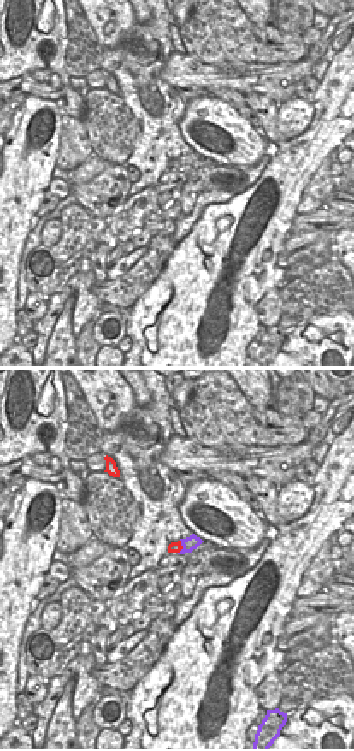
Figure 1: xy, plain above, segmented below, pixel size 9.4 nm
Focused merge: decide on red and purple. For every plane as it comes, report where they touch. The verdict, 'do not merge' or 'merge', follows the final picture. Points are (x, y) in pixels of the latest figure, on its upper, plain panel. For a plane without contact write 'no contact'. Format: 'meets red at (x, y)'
meets red at (182, 163)

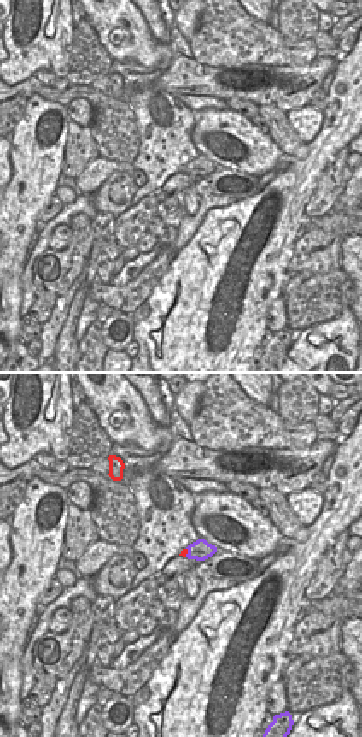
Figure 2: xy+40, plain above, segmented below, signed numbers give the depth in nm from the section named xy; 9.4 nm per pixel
meets red at (186, 170)

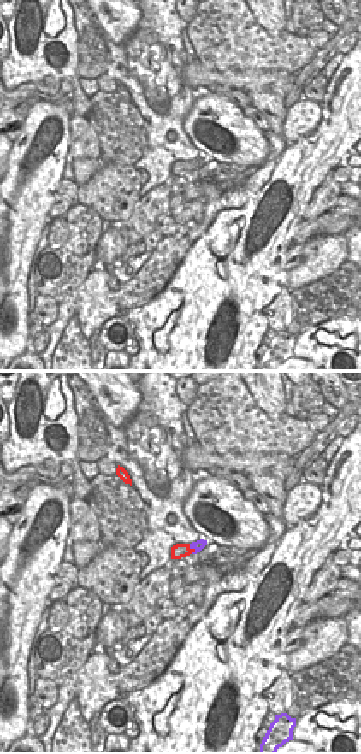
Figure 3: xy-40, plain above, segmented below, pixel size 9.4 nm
meets red at (190, 166)

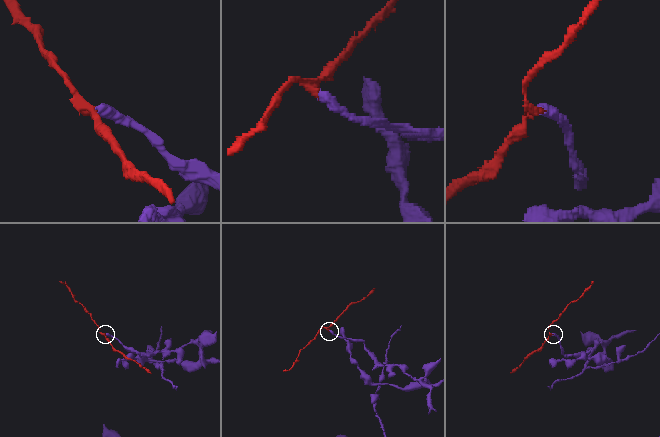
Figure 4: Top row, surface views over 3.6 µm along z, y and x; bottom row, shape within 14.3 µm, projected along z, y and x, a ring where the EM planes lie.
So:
do not merge

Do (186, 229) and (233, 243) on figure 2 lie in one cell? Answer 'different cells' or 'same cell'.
different cells

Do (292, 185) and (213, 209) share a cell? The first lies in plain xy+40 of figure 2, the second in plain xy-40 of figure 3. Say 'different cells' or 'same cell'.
different cells

